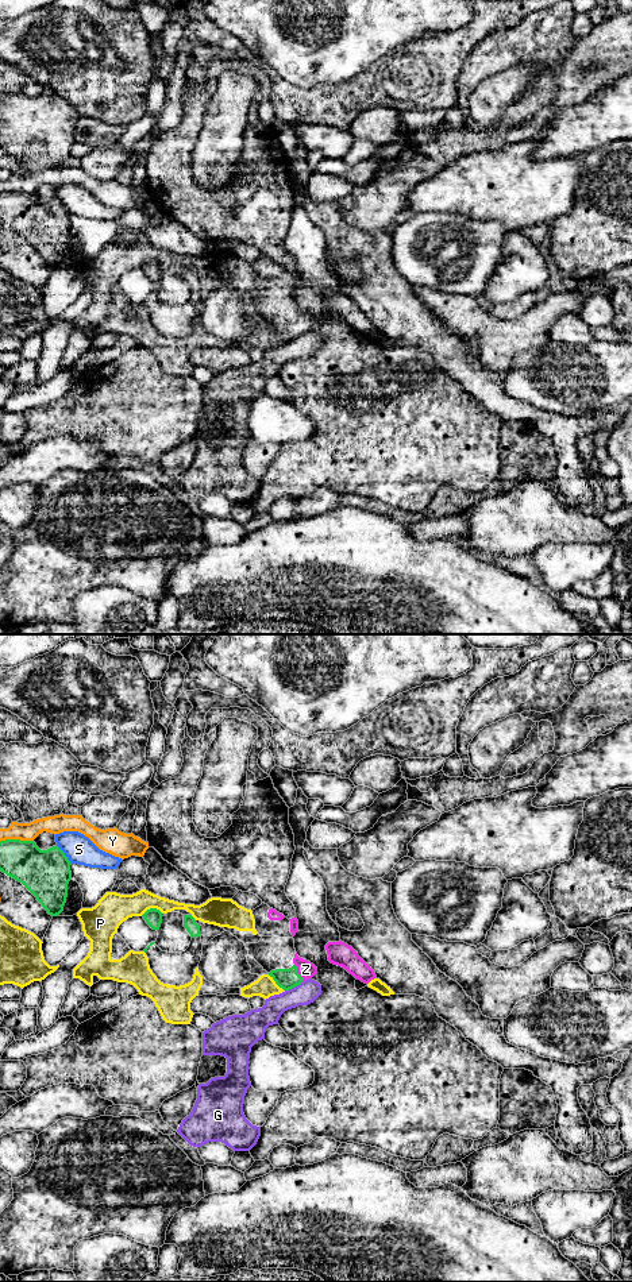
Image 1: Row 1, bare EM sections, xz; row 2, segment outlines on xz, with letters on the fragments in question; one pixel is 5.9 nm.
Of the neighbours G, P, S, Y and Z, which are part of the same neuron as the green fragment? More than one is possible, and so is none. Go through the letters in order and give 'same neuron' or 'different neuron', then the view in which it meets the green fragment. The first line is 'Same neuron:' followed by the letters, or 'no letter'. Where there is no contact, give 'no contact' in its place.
Same neuron: Z
G: different neuron; contact in xz
P: different neuron; contact in xz
S: different neuron; contact in xz
Y: different neuron; contact in xz
Z: same neuron; contact in xz

